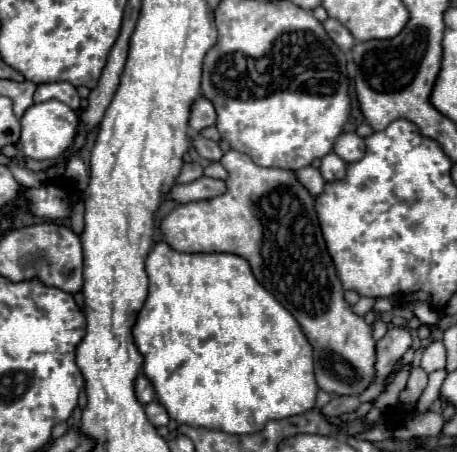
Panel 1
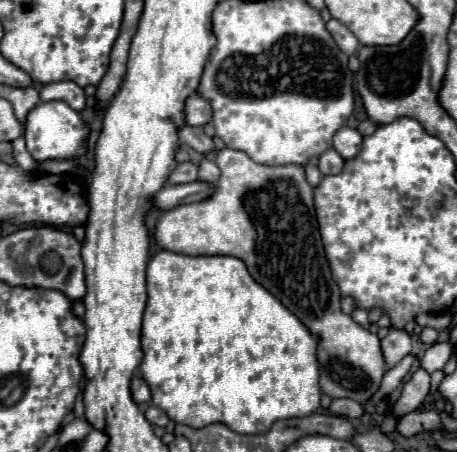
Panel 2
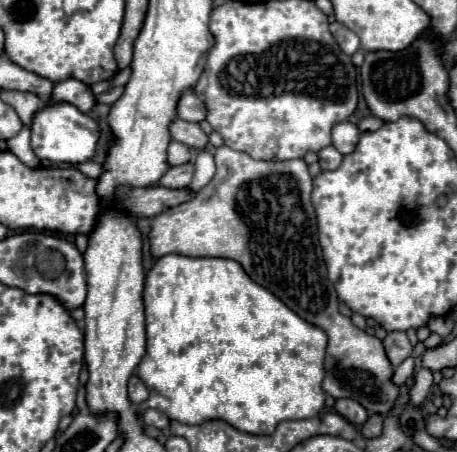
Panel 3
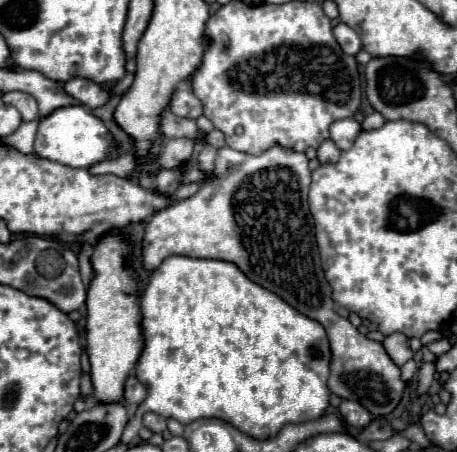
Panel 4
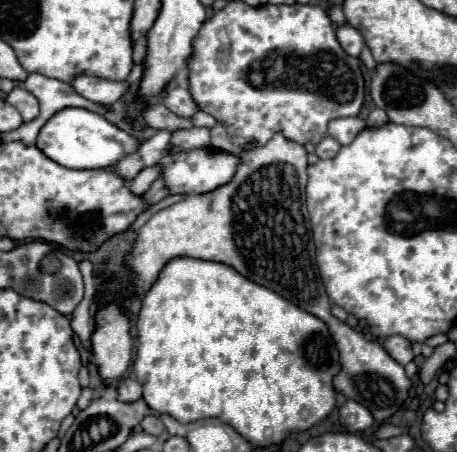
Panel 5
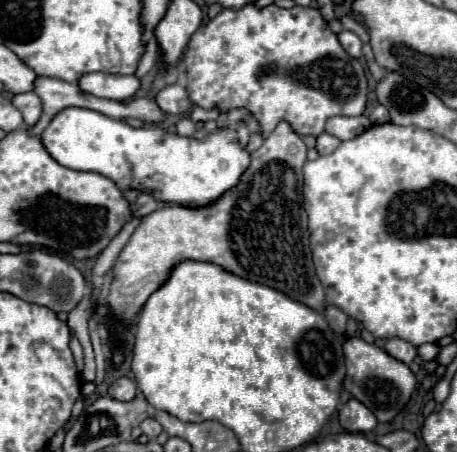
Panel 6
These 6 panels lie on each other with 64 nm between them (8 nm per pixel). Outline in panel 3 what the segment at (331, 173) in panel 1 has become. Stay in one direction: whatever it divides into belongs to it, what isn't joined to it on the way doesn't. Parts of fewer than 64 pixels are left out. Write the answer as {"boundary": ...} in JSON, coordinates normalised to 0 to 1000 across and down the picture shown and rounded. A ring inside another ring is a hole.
{"boundary":[[[713,323],[696,336],[696,350],[700,350],[700,372],[705,376],[735,376],[748,358],[748,341],[731,327],[731,323]]]}

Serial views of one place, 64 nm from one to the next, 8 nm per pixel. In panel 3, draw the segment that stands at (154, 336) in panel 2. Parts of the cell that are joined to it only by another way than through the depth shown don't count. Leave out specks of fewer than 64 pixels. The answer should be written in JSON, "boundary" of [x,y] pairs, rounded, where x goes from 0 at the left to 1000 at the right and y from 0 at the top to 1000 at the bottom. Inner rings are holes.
{"boundary":[[[363,562],[333,597],[319,606],[319,637],[315,637],[315,695],[319,695],[319,783],[302,805],[302,832],[315,841],[328,881],[298,903],[298,916],[311,920],[315,907],[337,903],[372,920],[372,929],[389,929],[398,938],[442,938],[446,929],[495,929],[503,942],[512,942],[525,956],[543,960],[595,960],[604,942],[617,929],[661,929],[683,925],[709,903],[713,872],[705,863],[709,841],[709,779],[713,779],[713,735],[705,726],[691,726],[687,717],[674,717],[648,690],[639,690],[613,659],[595,655],[582,637],[569,637],[547,611],[530,597],[530,588],[499,571],[416,571],[398,562]]]}

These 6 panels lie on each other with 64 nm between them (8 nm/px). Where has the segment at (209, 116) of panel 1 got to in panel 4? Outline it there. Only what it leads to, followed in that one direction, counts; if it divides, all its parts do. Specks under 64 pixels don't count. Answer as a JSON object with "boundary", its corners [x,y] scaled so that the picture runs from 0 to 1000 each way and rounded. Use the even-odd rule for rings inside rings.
{"boundary":[[[385,199],[372,217],[372,243],[385,252],[385,257],[398,257],[398,261],[420,261],[429,265],[438,252],[442,252],[442,230],[438,221],[429,221],[429,212],[420,208],[420,199]]]}

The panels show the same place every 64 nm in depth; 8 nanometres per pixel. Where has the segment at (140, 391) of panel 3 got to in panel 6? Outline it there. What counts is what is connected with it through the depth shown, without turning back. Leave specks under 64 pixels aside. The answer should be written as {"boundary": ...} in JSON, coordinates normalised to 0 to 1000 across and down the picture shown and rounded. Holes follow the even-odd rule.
{"boundary":[[[258,836],[245,845],[236,872],[254,885],[289,885],[298,876],[298,845],[284,836]]]}

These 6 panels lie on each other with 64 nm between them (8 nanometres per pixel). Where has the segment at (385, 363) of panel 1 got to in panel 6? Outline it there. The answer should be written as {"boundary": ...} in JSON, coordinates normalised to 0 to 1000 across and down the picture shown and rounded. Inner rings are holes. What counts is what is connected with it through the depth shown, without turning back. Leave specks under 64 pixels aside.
{"boundary":[[[853,748],[853,752],[845,752],[840,774],[845,774],[853,788],[862,788],[867,796],[884,801],[884,805],[897,805],[897,801],[910,792],[910,770],[906,770],[902,761],[875,752],[875,748]]]}

